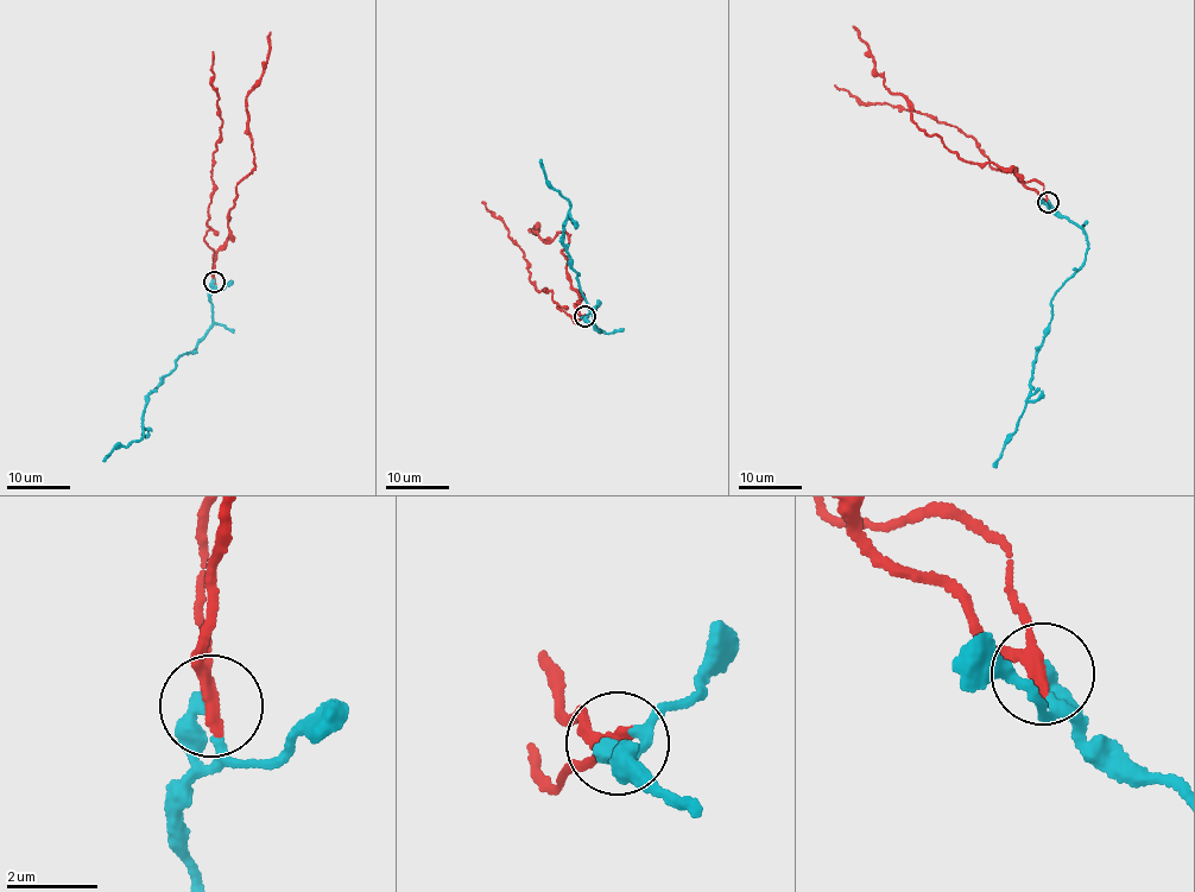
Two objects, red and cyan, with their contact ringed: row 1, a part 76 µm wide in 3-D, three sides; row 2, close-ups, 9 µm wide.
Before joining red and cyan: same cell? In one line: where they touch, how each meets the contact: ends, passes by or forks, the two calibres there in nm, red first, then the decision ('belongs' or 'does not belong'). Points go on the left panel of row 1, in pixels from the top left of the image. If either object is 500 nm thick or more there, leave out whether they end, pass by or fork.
(214, 282) | red passes by | cyan ends | 240/400 nm | belongs

